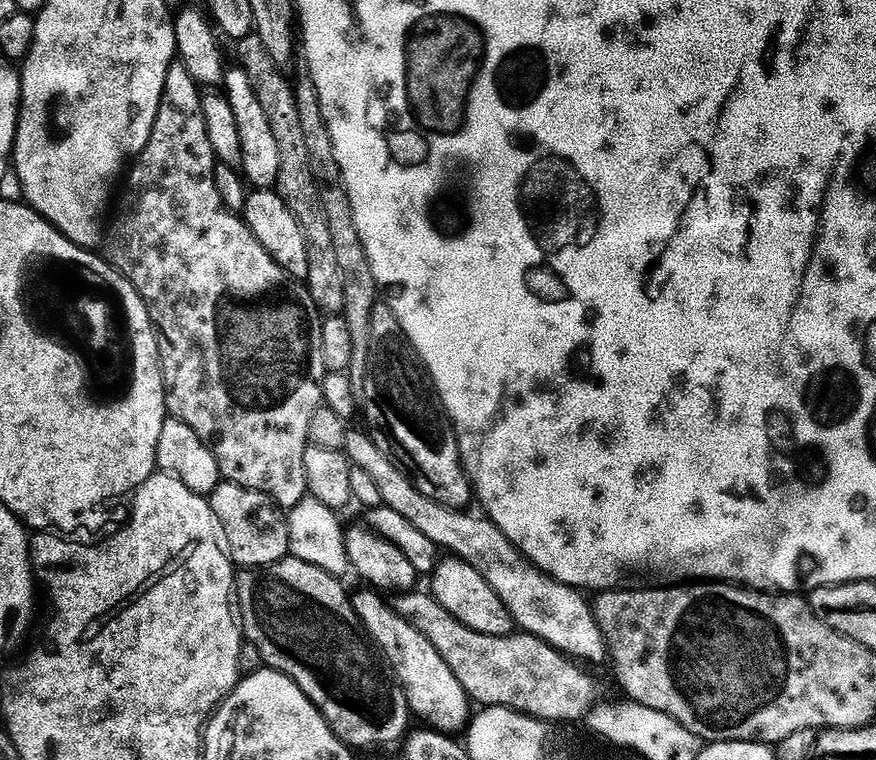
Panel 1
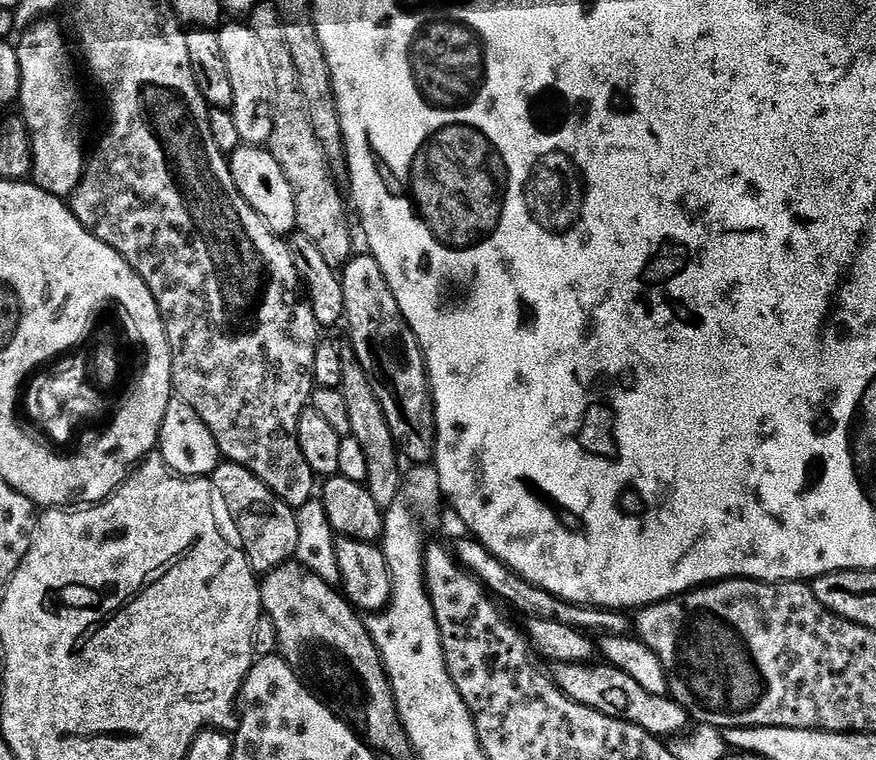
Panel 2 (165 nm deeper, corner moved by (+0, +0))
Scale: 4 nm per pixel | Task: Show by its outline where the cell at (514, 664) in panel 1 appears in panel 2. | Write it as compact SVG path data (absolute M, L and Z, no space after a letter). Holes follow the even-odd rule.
M607 662L599 663L555 665L555 682L570 698L574 698L574 702L590 710L598 710L610 718L630 722L652 736L672 738L689 727L690 717L687 710L677 700L672 699L671 695L650 694L650 690L642 690L642 686L638 686L638 682L630 678L630 674Z

